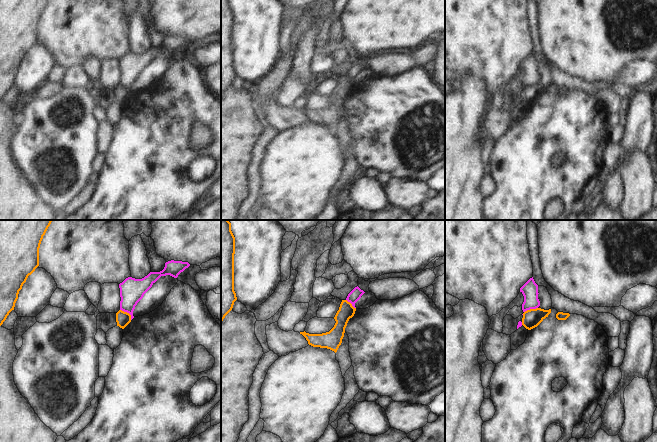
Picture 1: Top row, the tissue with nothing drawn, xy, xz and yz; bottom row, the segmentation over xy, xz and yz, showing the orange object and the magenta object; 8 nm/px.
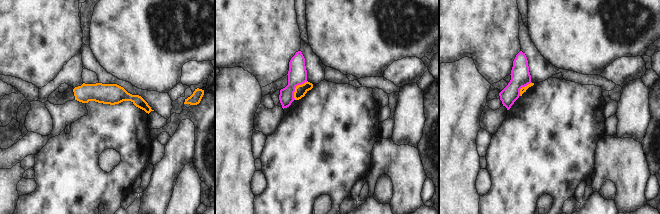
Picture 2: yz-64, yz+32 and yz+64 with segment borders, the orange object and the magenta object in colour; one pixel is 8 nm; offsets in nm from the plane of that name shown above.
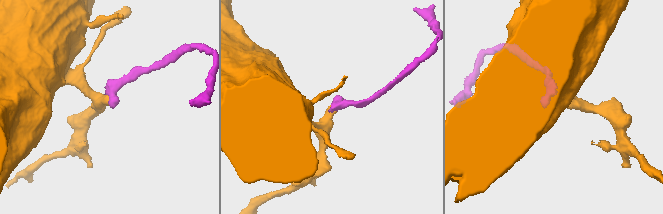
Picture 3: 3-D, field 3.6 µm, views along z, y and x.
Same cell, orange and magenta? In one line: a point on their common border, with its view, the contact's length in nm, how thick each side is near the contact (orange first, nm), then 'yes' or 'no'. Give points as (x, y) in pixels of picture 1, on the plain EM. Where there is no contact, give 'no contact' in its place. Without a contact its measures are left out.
xy (126, 88) | 130 nm | 110/200 nm | no

